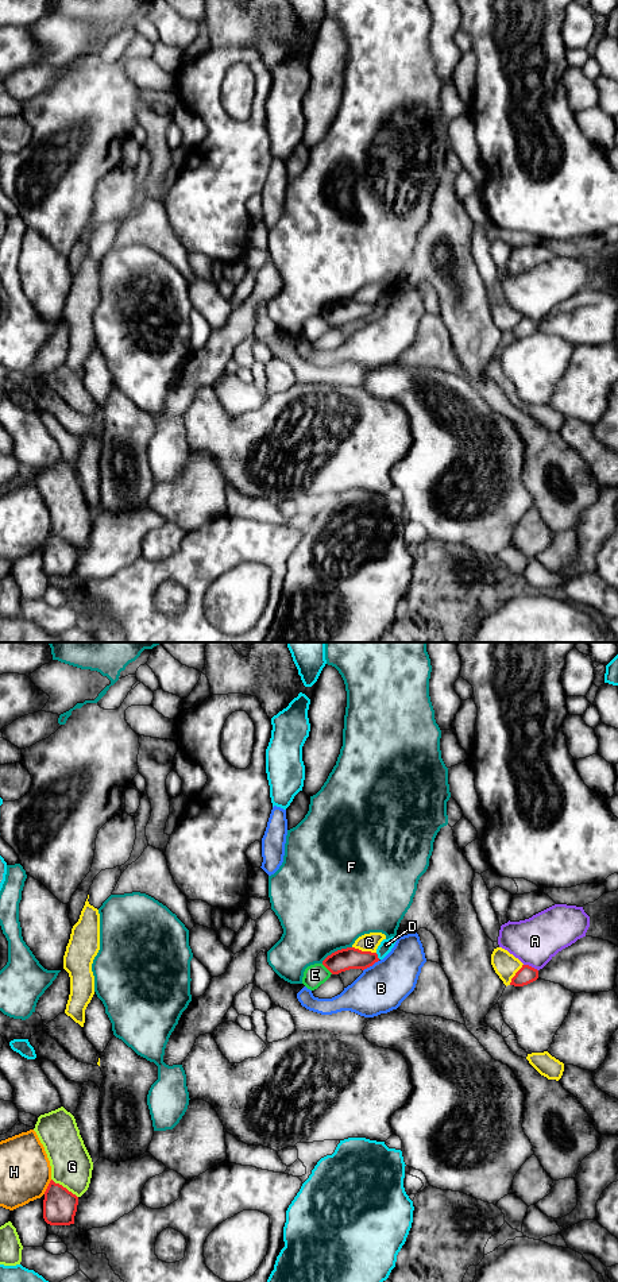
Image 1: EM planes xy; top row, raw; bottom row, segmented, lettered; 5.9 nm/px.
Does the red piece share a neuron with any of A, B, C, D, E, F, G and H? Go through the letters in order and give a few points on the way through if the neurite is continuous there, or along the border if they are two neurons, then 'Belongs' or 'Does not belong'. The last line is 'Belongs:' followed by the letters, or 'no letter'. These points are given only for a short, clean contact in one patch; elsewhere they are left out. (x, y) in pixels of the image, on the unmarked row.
A: Does not belong
B: Does not belong
C: Does not belong
D: Does not belong
E: Boundary: xy (321, 316), (332, 325). Does not belong
F: Does not belong
G: Does not belong
H: Does not belong
Belongs: no letter

